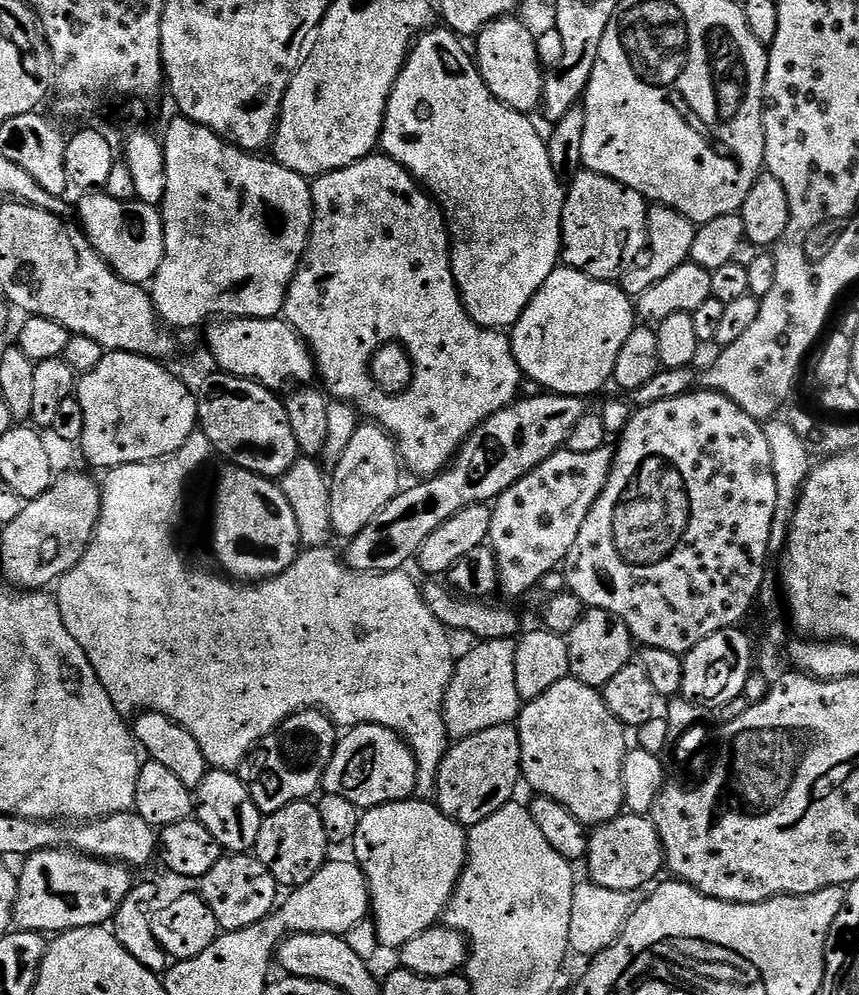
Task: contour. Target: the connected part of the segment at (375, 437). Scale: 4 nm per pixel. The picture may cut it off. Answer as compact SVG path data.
M364 422L358 430L354 430L354 438L350 438L350 446L342 452L342 458L331 469L330 483L330 518L332 519L332 531L337 537L351 538L358 535L386 506L390 506L392 499L402 490L400 484L400 472L402 473L402 461L400 459L400 449L396 446L396 441L392 435L375 422Z

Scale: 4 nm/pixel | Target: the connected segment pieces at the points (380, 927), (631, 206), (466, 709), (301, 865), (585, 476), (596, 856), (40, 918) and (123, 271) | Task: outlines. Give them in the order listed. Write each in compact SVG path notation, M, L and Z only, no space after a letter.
M409 798L367 809L358 822L358 834L350 841L351 848L355 863L368 879L370 919L376 926L377 941L383 947L385 944L399 950L418 934L435 927L448 911L464 863L468 861L468 834L464 825L451 820L435 803Z
M581 170L567 185L564 197L564 213L562 214L563 263L569 268L586 273L595 280L619 281L645 255L648 247L649 207L649 201L645 200L642 194L638 194L638 190L630 190L626 186L622 186L622 182L614 182L596 172Z
M480 640L456 661L456 672L444 695L444 721L453 741L464 740L490 726L512 724L520 715L522 701L514 682L516 640Z
M311 799L299 800L277 812L264 816L258 830L258 842L254 849L257 860L261 860L274 874L281 889L291 890L310 882L314 874L329 859L330 845L326 838L326 829L322 827L322 814L318 814L316 804Z
M608 446L594 450L594 454L574 454L561 450L496 497L491 505L492 521L487 543L496 556L501 593L504 591L508 596L524 596L543 576L550 575L555 568L557 571L563 565L564 559L570 554L570 546L574 546L578 539L578 530L582 530L582 522L586 522L586 514L590 514L594 502L598 502L610 478L613 459L613 449Z
M621 814L599 825L589 835L587 864L587 879L598 886L609 890L638 892L647 889L657 879L655 876L659 874L660 868L662 872L665 867L664 844L648 816Z
M67 846L36 852L23 864L24 869L18 872L20 885L14 917L15 927L21 932L59 934L72 928L107 925L134 885L133 873L125 865L83 856Z
M100 190L81 195L79 198L81 199L79 227L84 229L84 234L92 243L92 247L104 257L113 272L117 272L123 280L131 284L144 286L151 282L158 274L158 266L162 266L162 258L166 250L166 234L161 209L154 204L144 204L139 198L135 200L110 198Z

